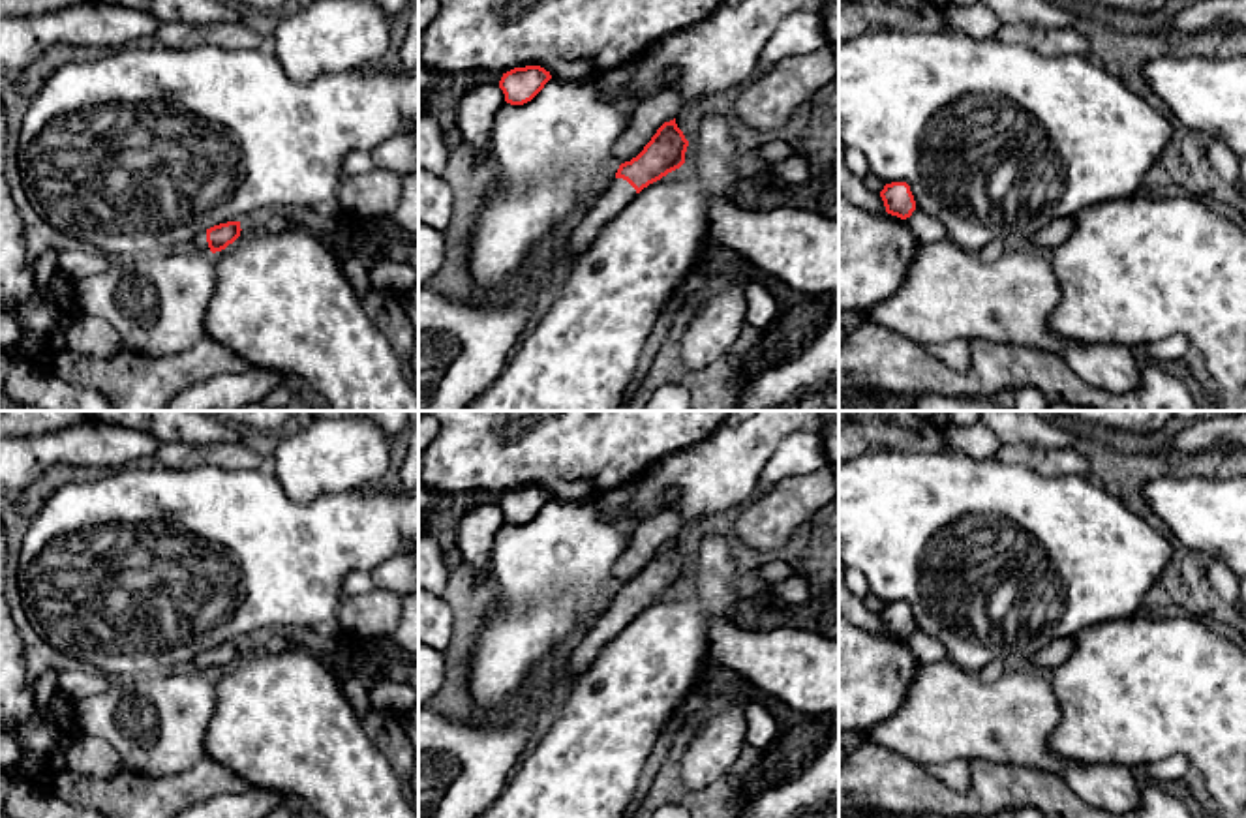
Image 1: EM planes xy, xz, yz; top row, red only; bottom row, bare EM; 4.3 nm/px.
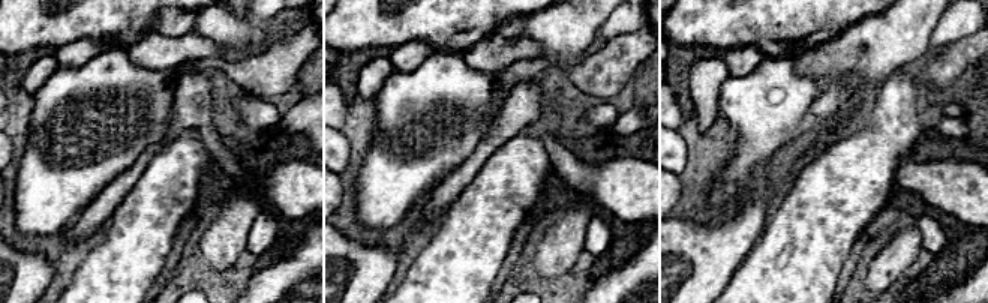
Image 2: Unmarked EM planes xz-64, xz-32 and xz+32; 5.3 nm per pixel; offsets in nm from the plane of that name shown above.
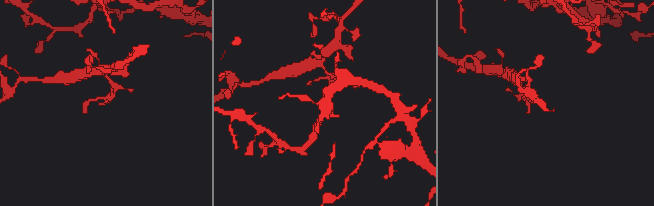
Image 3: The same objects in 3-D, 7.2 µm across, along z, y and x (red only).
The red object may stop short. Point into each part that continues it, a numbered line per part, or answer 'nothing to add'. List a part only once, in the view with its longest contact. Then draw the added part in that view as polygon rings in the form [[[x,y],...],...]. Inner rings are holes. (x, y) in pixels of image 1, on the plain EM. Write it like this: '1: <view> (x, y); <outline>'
1: xz (620, 614); [[[623,598],[599,615],[599,621],[585,632],[584,640],[572,651],[569,664],[552,672],[552,689],[569,681],[570,685],[595,662],[600,649],[617,636],[636,615],[636,610]]]

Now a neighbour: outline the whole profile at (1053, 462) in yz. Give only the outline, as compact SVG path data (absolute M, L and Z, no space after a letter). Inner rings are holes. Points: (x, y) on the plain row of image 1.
M1011 443L998 448L996 460L1025 465L1047 477L1088 477L1088 460L1081 448L1041 448Z

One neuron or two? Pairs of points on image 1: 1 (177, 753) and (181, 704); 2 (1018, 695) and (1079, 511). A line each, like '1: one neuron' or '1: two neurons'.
1: one neuron
2: two neurons

